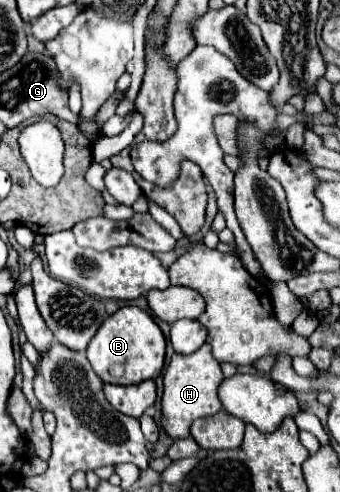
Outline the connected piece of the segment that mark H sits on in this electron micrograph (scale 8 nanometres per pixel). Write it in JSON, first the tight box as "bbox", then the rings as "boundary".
{"bbox":[162,345,224,439],"boundary":[[[202,345],[192,355],[178,355],[174,353],[170,365],[164,373],[164,395],[162,395],[162,417],[164,417],[164,431],[172,439],[188,437],[190,423],[198,417],[214,415],[222,409],[218,399],[218,385],[224,379],[220,363],[212,357],[210,347]]]}

